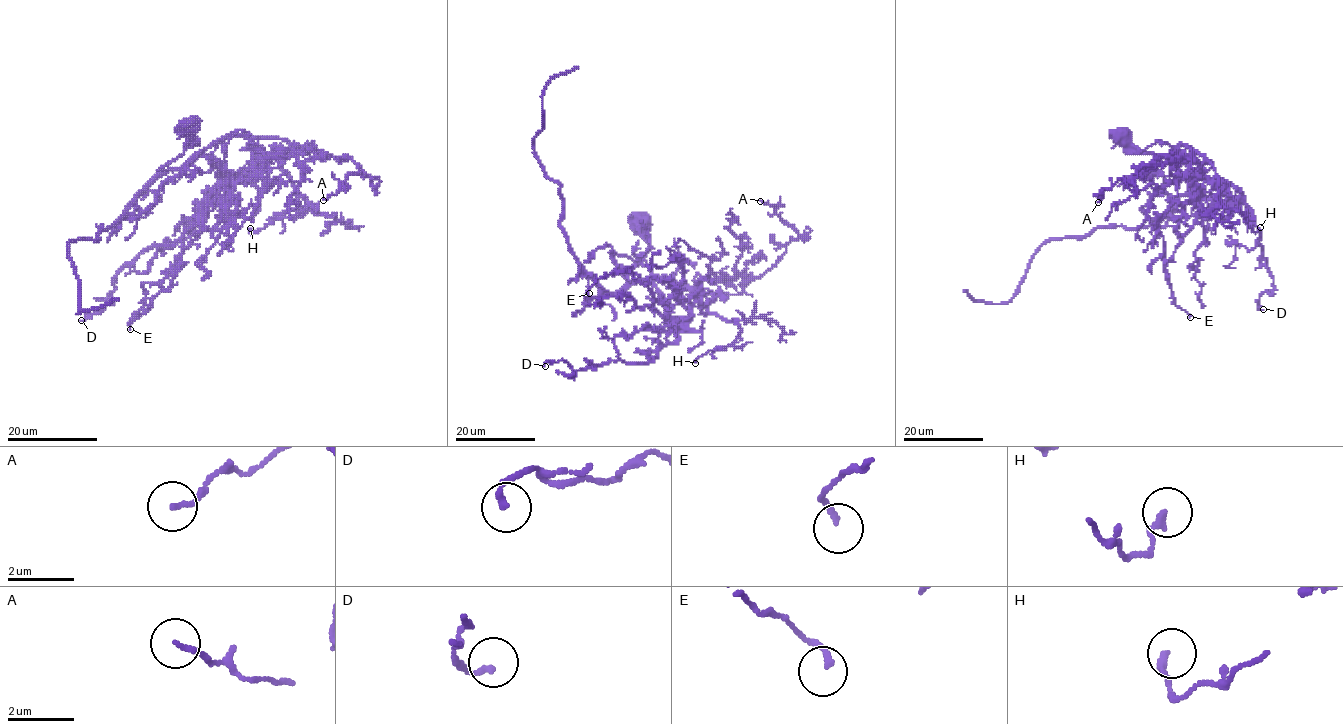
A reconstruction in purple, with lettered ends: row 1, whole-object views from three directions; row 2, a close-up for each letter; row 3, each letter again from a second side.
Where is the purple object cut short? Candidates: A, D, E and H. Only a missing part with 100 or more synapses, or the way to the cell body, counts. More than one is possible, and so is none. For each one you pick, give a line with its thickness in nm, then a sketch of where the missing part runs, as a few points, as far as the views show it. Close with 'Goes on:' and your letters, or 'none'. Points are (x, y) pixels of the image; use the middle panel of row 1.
Goes on: none

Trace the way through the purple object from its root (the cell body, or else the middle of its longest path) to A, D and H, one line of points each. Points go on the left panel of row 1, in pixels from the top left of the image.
A: (189, 126), (198, 144), (158, 168), (183, 168), (234, 136), (283, 138), (366, 174), (323, 200)
D: (189, 126), (198, 144), (158, 168), (204, 156), (224, 175), (204, 224), (144, 249), (81, 320)
H: (189, 126), (198, 144), (158, 168), (183, 168), (219, 141), (246, 136), (289, 177), (301, 205), (250, 228)

